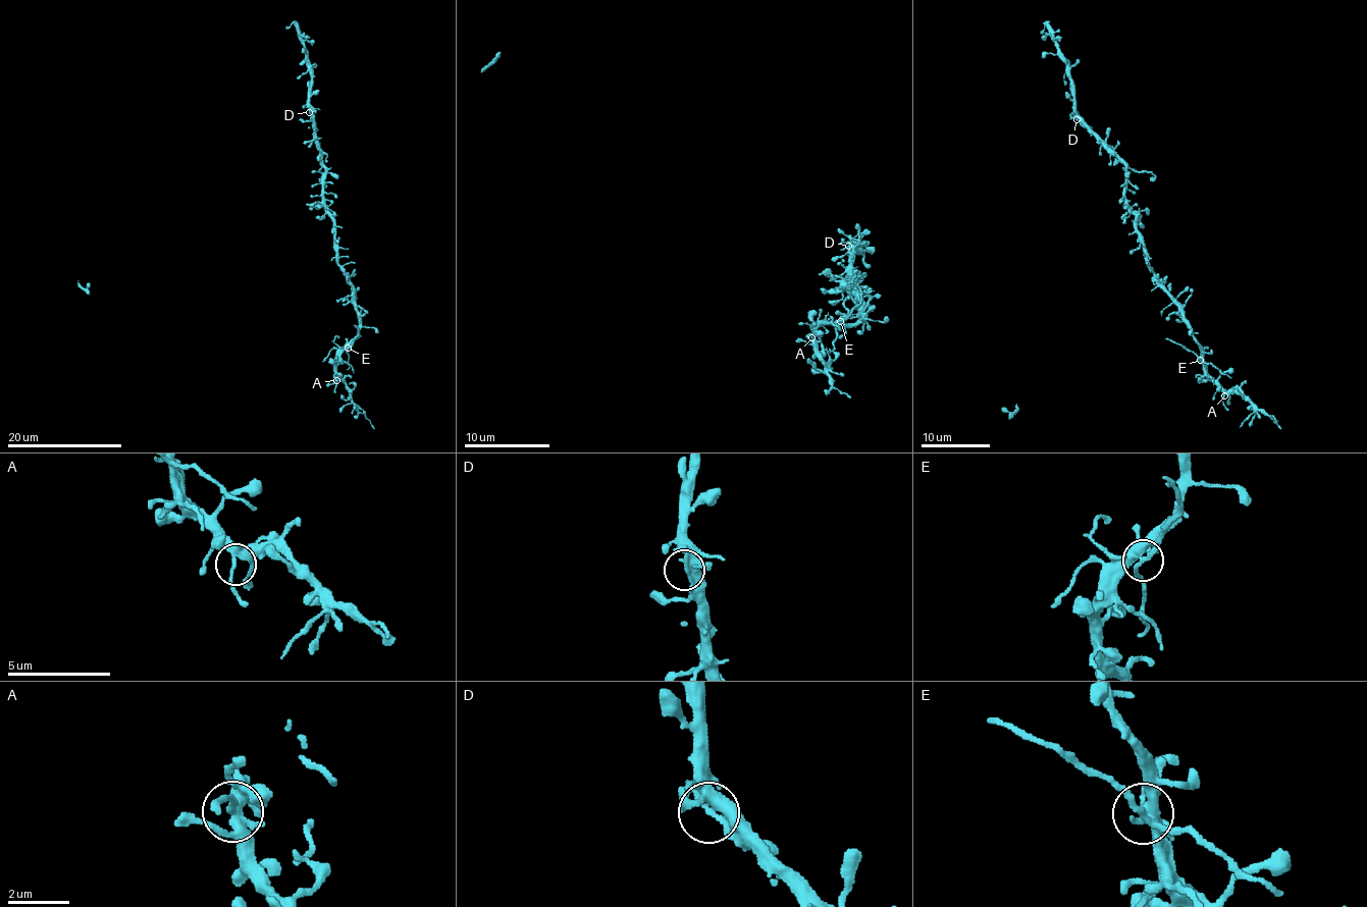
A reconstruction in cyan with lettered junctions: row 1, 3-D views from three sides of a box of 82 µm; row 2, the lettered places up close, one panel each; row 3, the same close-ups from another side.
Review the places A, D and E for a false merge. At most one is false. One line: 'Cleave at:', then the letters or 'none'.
Cleave at: E

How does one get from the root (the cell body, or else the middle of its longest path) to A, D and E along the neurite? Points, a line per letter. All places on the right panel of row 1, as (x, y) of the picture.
A: (1128, 212), (1136, 216), (1146, 266), (1179, 309), (1201, 352), (1203, 370), (1224, 395)
D: (1128, 212), (1124, 195), (1125, 164), (1076, 119)
E: (1128, 212), (1136, 216), (1146, 266), (1179, 309), (1199, 345), (1200, 359)

